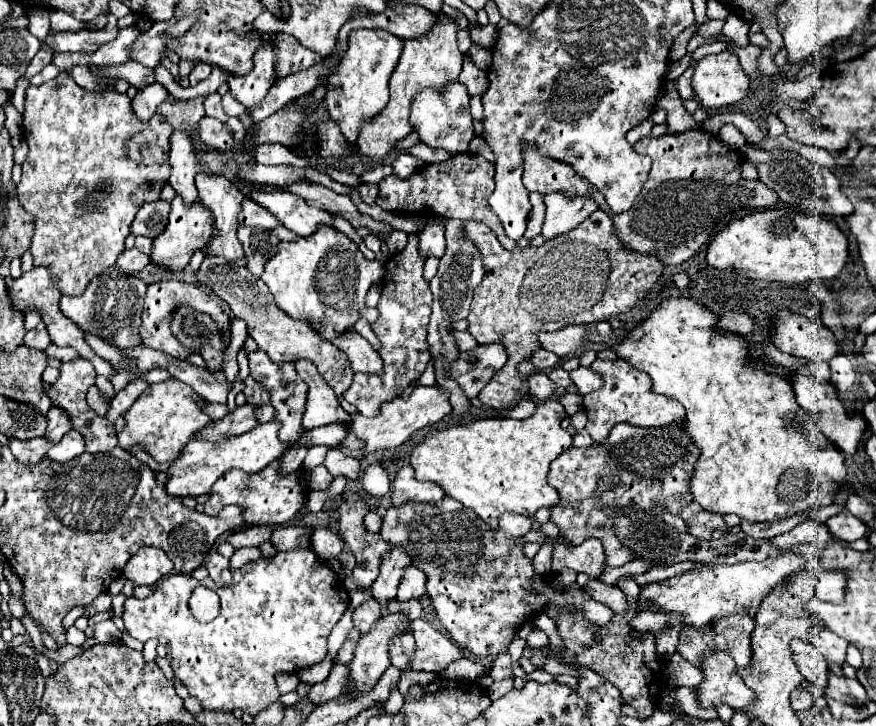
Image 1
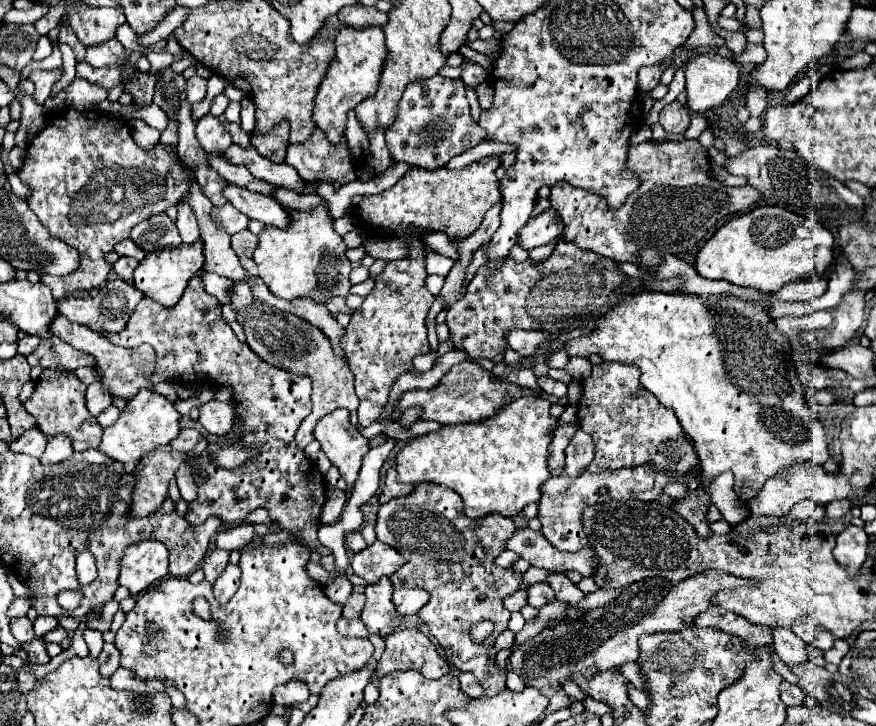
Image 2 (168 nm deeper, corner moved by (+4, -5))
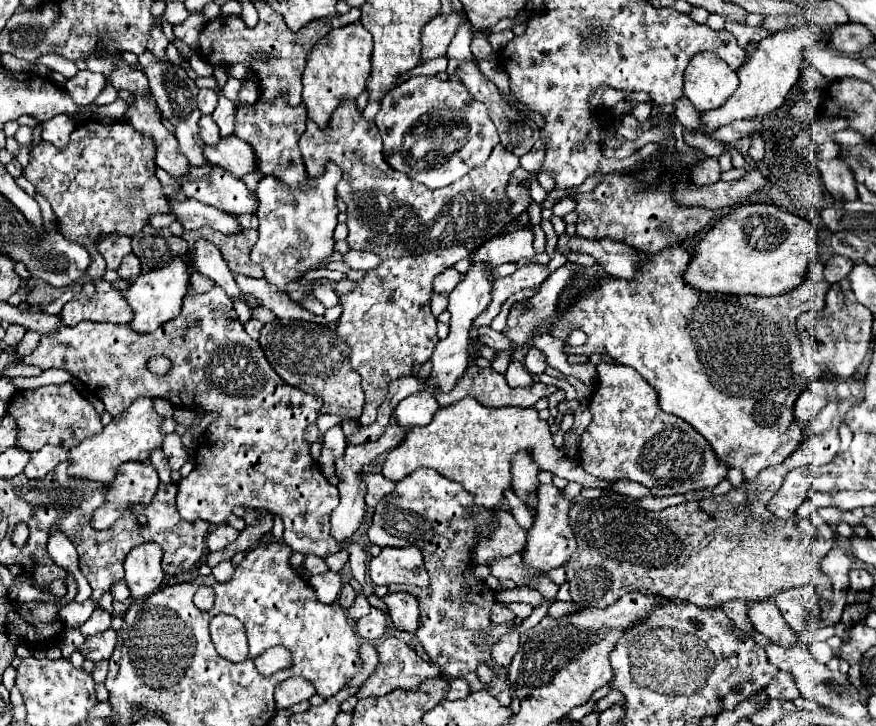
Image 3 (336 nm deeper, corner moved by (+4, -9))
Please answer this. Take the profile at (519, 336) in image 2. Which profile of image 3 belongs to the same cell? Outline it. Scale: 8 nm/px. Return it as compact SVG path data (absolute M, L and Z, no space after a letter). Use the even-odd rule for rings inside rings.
M489 326L479 328L479 338L483 340L483 344L487 344L489 348L497 350L497 352L505 352L505 350L513 350L513 342L503 334L503 332L495 332Z

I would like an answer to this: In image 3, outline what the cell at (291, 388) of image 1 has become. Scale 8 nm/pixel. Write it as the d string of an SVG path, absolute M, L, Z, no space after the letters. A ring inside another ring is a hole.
M213 286L203 294L189 292L183 300L181 314L175 320L165 322L155 332L147 334L135 332L131 324L81 322L73 328L65 326L61 332L57 332L57 336L53 336L53 340L49 340L49 336L41 336L37 350L31 356L25 356L23 364L39 366L41 370L63 368L71 372L71 376L79 378L101 398L105 410L111 416L127 410L129 404L139 396L165 398L173 406L201 406L205 410L219 410L219 418L197 438L193 472L179 482L179 516L187 522L201 518L211 524L225 524L237 506L263 508L267 512L275 512L283 520L283 540L293 548L293 552L327 558L341 550L339 542L329 534L329 516L339 504L339 492L319 472L309 454L309 444L303 438L307 424L317 420L317 408L321 408L321 400L287 384L271 368L263 350L259 348L259 342L247 336L233 310L231 298L225 296L221 288ZM153 356L165 356L171 360L167 374L157 376L147 370L147 360Z

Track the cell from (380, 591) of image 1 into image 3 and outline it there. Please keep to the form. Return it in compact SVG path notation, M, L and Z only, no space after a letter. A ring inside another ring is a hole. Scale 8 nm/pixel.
M371 608L367 616L357 622L357 634L363 640L379 640L387 630L387 614L379 608Z

